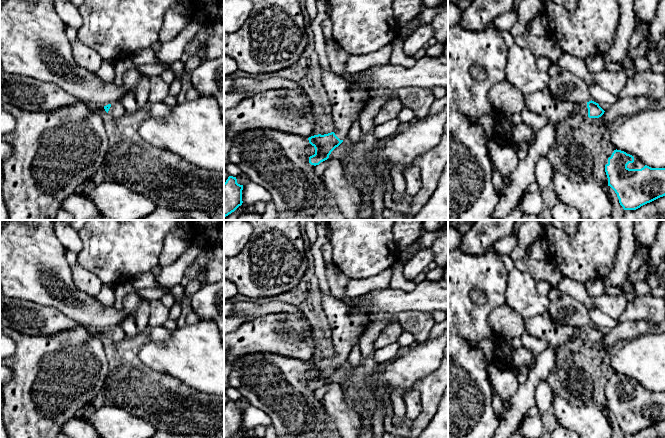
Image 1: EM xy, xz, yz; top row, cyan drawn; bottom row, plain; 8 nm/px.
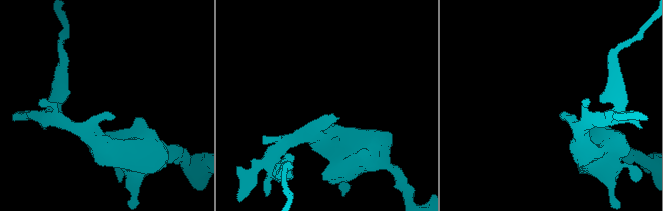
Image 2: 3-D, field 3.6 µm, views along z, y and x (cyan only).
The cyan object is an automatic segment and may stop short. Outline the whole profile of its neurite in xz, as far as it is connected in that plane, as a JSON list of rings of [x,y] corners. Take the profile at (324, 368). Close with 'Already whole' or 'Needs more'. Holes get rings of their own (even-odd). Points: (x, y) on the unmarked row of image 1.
[[[322,295],[322,306],[326,313],[326,323],[332,330],[334,355],[308,362],[315,372],[315,378],[309,381],[311,389],[319,389],[327,384],[331,376],[344,364],[352,347],[359,342],[367,324],[369,315],[350,307],[344,299]]]. Needs more

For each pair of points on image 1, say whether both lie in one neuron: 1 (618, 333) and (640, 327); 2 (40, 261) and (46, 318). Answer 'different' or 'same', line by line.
1: same
2: different

